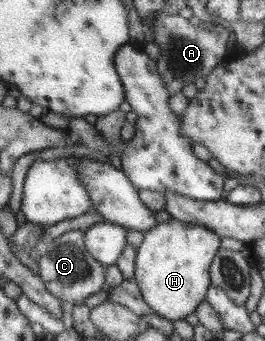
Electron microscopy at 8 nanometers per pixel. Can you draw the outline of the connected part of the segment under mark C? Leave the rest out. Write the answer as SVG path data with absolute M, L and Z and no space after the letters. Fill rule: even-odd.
M81 229L68 231L60 237L40 244L37 249L41 252L38 276L46 284L46 289L58 299L68 301L73 305L82 303L84 299L98 293L106 281L106 266L102 265L85 246L85 231Z

